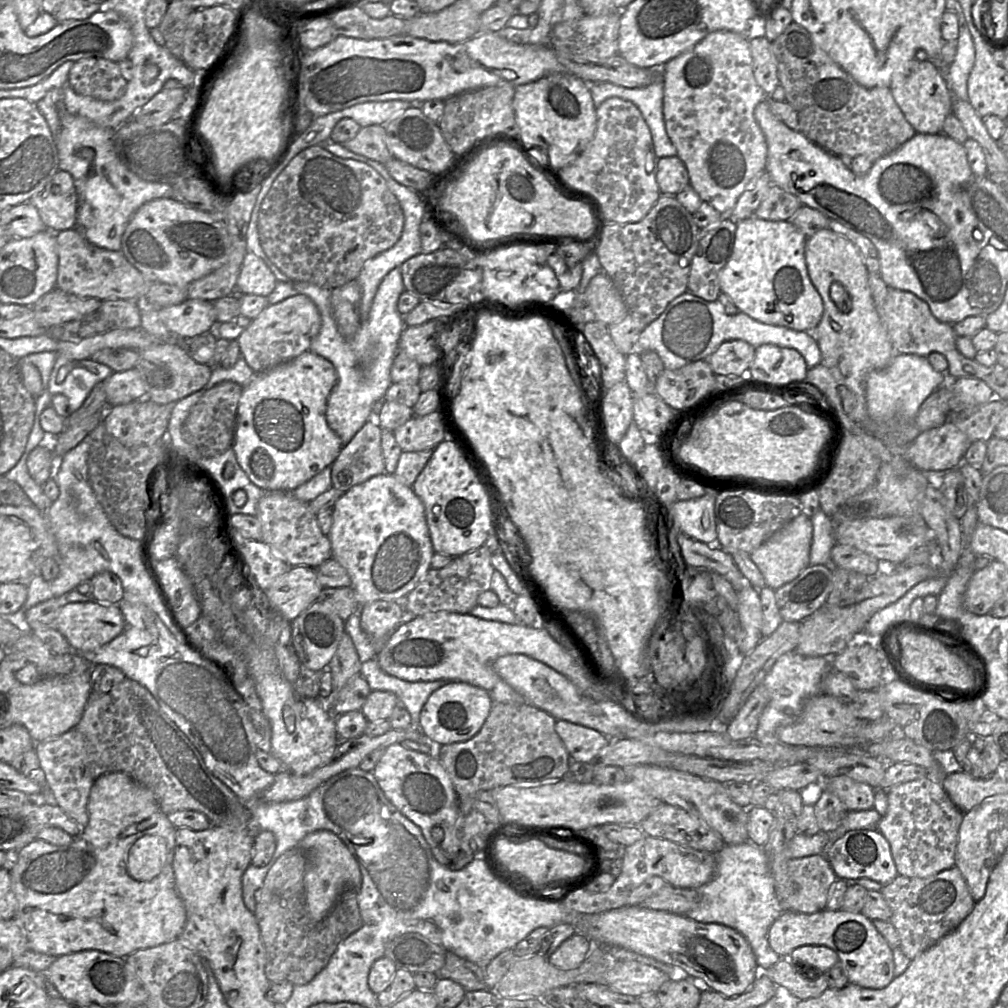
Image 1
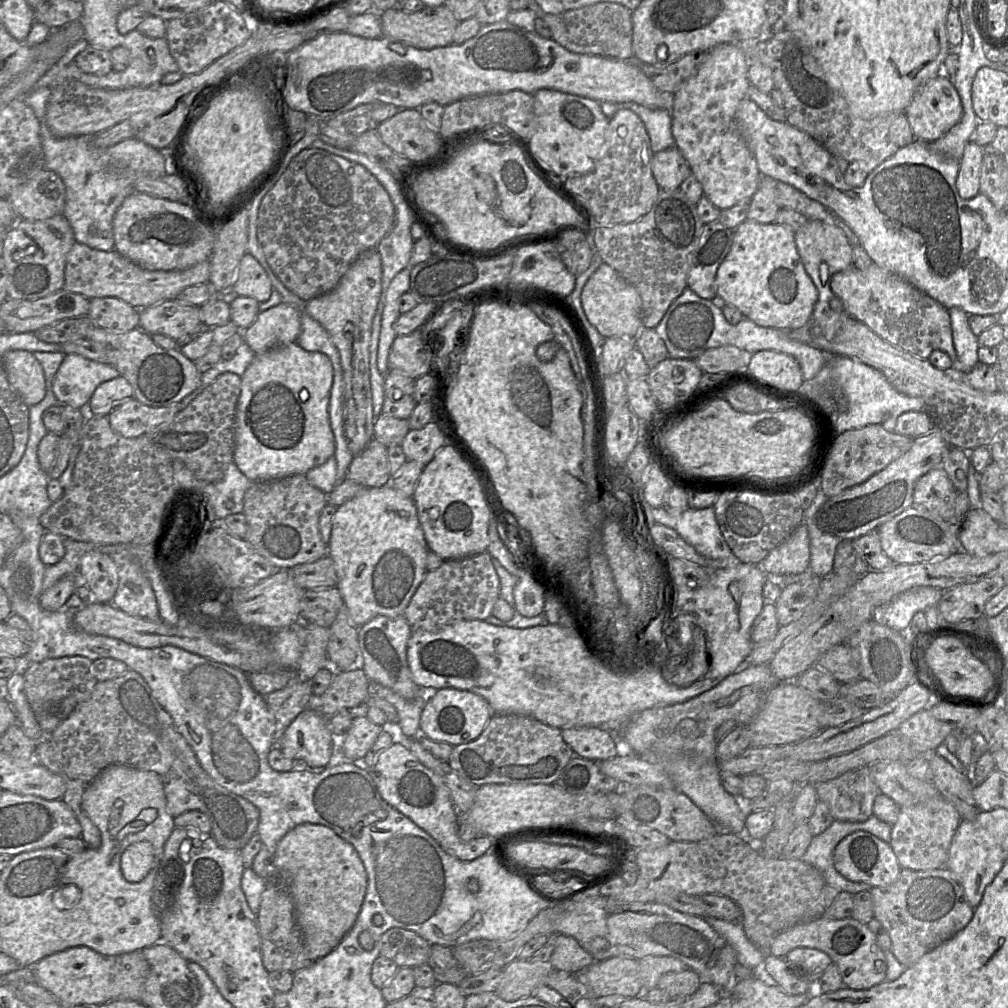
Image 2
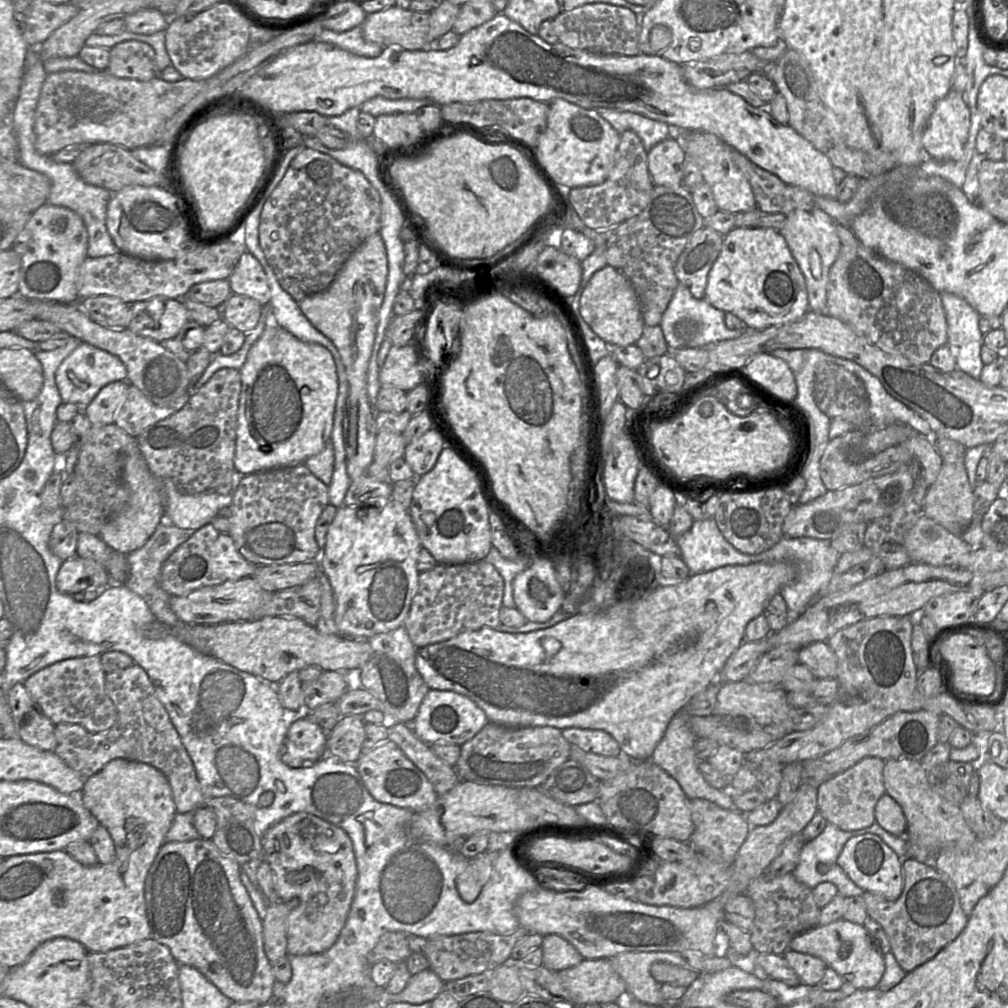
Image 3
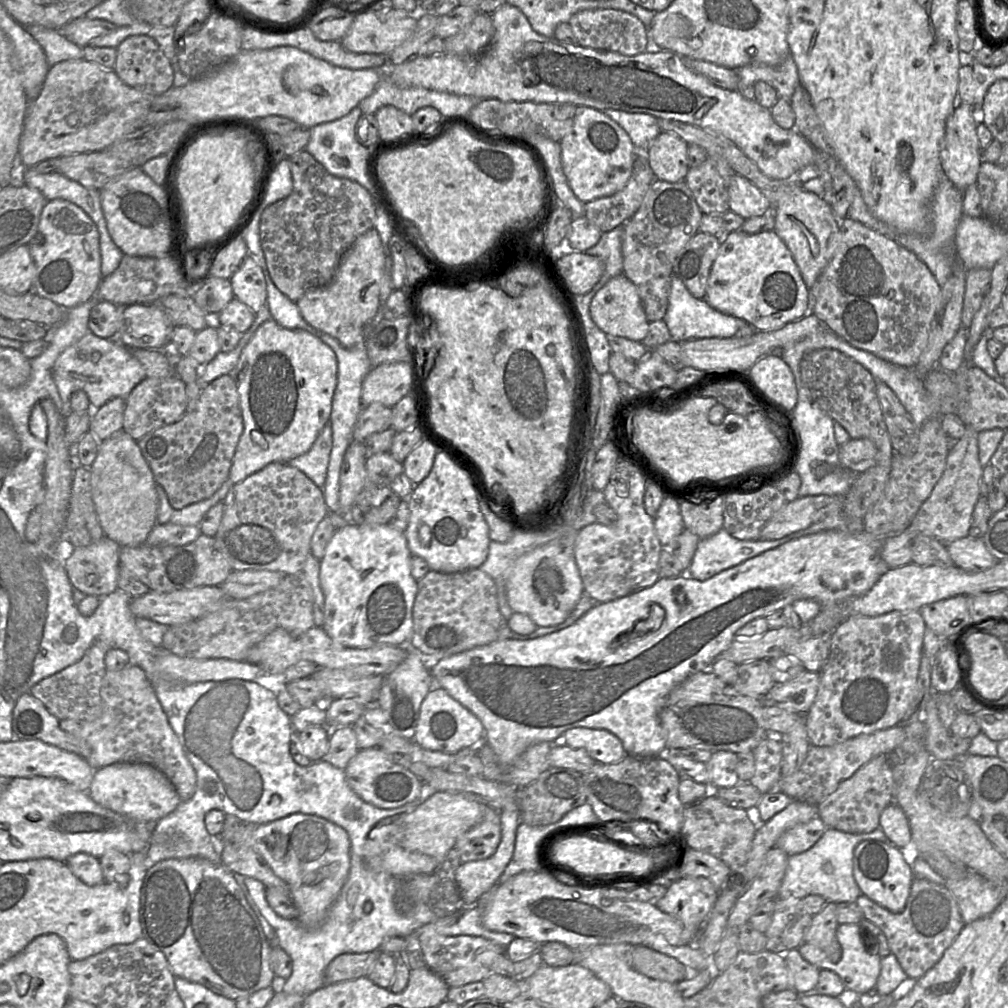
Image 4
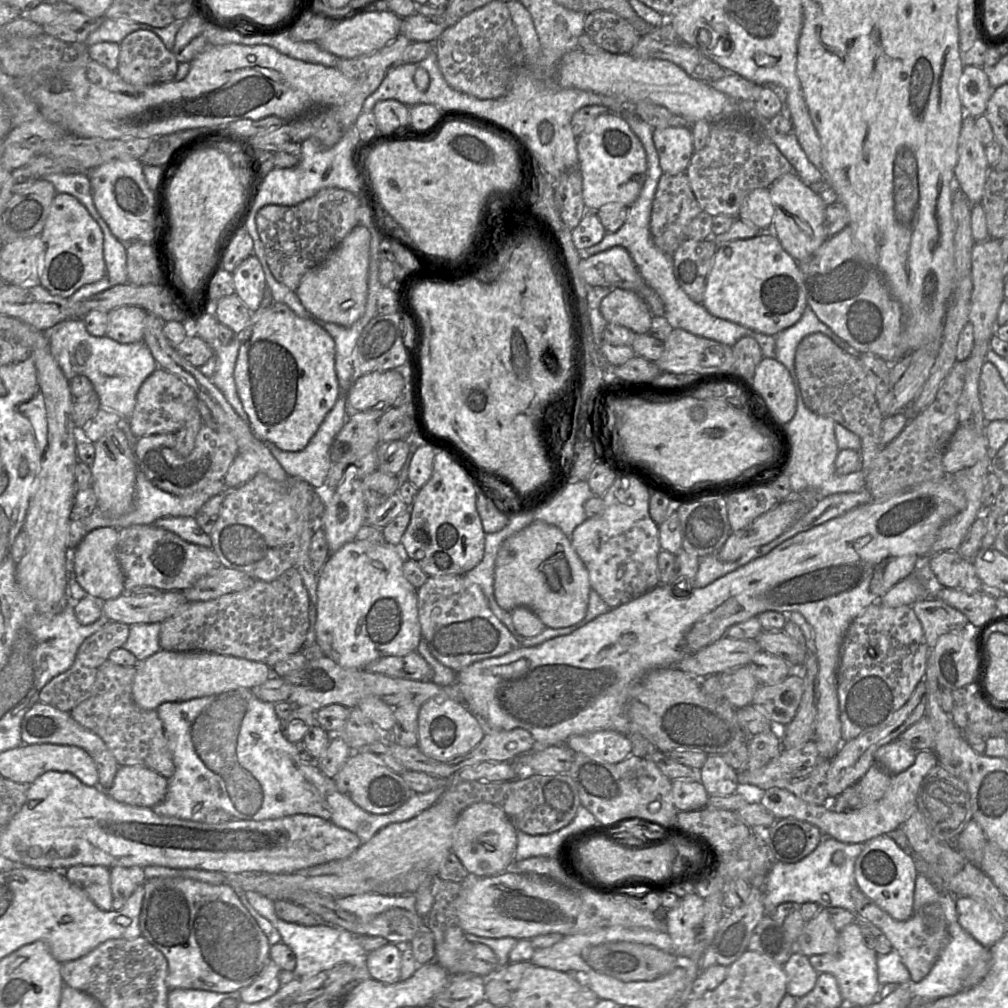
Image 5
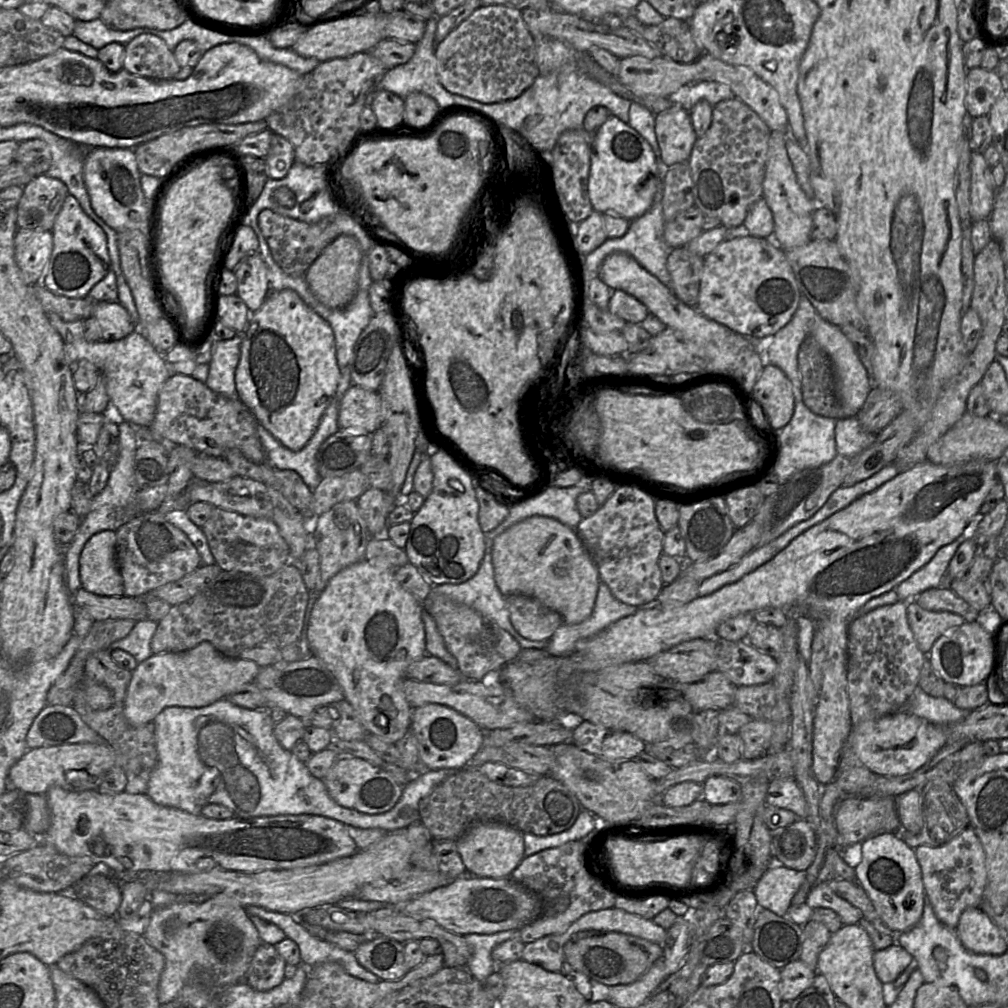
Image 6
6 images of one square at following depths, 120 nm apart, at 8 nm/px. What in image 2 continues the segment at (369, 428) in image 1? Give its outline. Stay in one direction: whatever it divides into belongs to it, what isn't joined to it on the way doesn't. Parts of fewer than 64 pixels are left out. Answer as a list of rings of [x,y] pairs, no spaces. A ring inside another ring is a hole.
[[[373,438],[361,453],[353,457],[345,479],[355,481],[364,487],[390,484],[387,446]]]

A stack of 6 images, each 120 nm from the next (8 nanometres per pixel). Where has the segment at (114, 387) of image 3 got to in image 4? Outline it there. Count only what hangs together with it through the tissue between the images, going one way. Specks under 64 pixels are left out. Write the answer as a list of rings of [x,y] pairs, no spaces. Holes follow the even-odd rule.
[[[117,397],[109,400],[102,407],[92,410],[89,431],[99,442],[122,431],[125,399]]]

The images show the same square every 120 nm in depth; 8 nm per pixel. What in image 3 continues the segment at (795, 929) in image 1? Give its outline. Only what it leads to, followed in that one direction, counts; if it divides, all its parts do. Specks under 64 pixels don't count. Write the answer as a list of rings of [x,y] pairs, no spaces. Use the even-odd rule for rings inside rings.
[[[844,919],[827,925],[816,925],[806,930],[793,938],[789,949],[822,959],[828,967],[838,973],[844,983],[848,983],[856,989],[877,987],[885,971],[884,955],[881,953],[876,939],[870,936],[863,925]]]

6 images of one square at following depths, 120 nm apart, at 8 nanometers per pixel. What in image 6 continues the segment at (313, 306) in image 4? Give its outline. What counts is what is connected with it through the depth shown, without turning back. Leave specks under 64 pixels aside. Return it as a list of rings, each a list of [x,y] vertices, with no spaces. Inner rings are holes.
[[[340,235],[332,241],[305,272],[305,280],[316,299],[329,308],[343,308],[355,297],[358,290],[358,272],[362,251],[358,241]]]

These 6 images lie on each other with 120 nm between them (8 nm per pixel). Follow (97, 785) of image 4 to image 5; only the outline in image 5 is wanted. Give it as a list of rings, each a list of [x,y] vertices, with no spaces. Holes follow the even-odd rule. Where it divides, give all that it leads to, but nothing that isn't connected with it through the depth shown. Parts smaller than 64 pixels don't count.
[[[144,766],[120,767],[107,793],[117,802],[152,808],[165,798],[168,779]]]

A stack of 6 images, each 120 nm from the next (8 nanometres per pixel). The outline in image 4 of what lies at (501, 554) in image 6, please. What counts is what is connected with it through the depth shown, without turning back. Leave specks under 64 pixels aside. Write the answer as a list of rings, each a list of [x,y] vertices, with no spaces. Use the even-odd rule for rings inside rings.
[[[549,542],[523,554],[511,567],[506,581],[507,601],[513,612],[529,616],[538,627],[562,623],[583,594],[584,585],[572,544]]]

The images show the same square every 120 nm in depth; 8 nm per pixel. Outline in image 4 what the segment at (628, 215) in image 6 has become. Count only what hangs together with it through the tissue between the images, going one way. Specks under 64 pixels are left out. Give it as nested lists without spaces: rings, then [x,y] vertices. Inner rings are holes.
[[[577,106],[573,126],[559,144],[563,172],[570,188],[583,203],[619,192],[632,174],[635,146],[627,133],[599,110]]]

